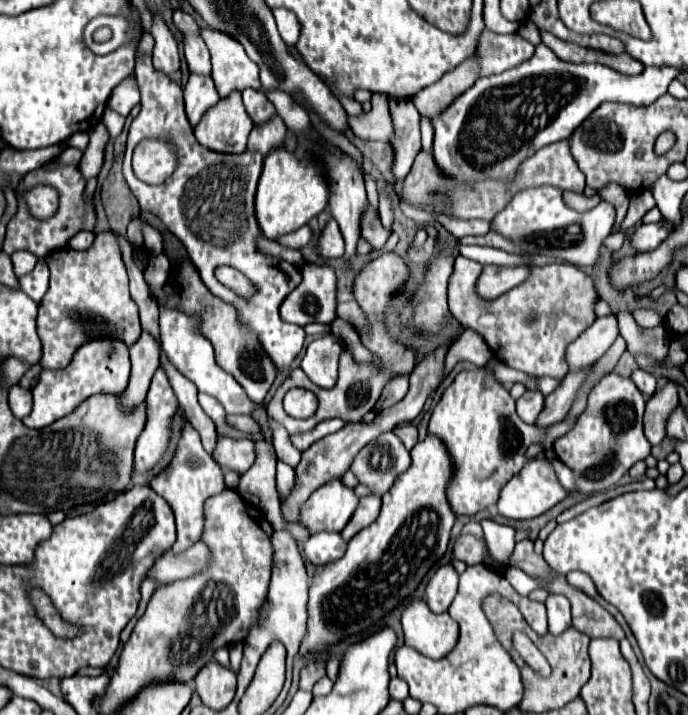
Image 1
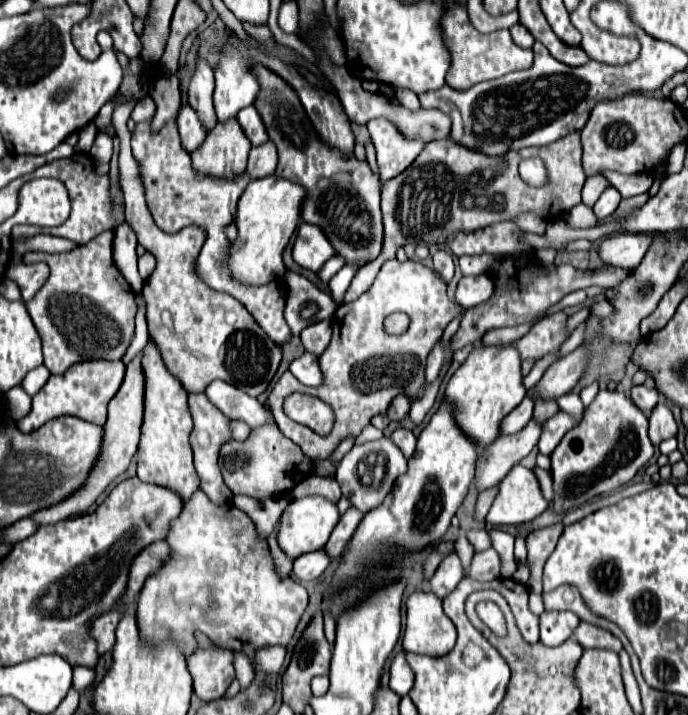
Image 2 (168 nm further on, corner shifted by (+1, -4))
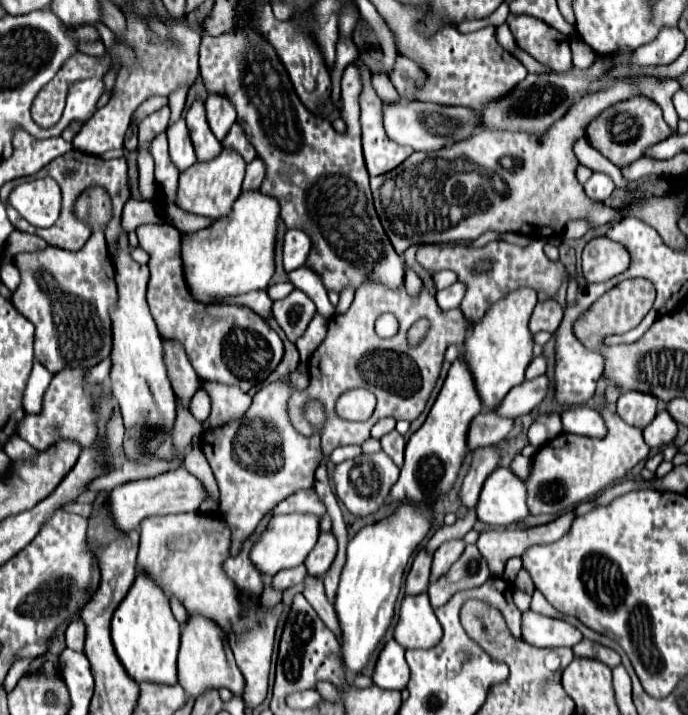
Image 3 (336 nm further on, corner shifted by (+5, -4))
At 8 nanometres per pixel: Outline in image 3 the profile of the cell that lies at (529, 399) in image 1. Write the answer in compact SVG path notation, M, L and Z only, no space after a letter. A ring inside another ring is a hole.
M482 412L478 414L468 432L468 448L480 448L480 446L492 446L508 438L510 430L514 428L514 418L504 418L496 412Z

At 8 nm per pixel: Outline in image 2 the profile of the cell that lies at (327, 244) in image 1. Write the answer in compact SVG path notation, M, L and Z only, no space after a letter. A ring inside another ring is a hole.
M300 224L298 228L298 240L292 248L292 258L298 266L318 272L322 264L332 258L336 252L332 250L332 244L328 238L324 238L324 232L320 232L318 226L312 224Z

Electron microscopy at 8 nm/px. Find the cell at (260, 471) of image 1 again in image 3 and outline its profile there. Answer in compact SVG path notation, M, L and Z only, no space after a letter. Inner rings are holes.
M210 382L210 384L202 384L202 388L206 388L212 398L212 414L202 424L204 432L220 428L224 424L230 424L232 420L242 418L244 412L252 404L252 398L234 386Z

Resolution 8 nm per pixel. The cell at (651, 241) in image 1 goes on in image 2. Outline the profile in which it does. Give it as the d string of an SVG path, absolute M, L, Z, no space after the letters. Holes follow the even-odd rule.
M614 234L602 240L598 256L608 266L634 270L650 246L648 234Z

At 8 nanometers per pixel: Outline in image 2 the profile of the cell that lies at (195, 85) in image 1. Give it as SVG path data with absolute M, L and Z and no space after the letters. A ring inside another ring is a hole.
M182 106L180 114L176 118L176 124L178 124L180 142L182 142L184 150L188 154L192 154L204 142L204 138L206 138L206 130L204 130L202 122L198 122L196 112L190 106Z

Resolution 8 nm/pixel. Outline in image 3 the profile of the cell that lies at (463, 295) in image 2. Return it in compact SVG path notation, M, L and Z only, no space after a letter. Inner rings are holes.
M456 282L456 284L440 290L436 294L436 300L438 300L438 306L442 310L452 310L452 308L458 308L460 306L464 294L466 294L466 286L462 282Z

